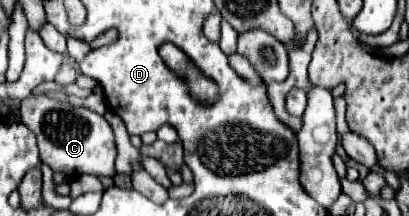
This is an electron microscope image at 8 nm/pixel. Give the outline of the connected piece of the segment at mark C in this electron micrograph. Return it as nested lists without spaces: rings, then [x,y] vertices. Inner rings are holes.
[[[30,96],[20,104],[22,124],[26,124],[38,138],[40,160],[48,164],[54,172],[62,172],[66,176],[78,174],[94,174],[94,176],[116,176],[114,158],[116,158],[116,144],[110,124],[104,116],[76,108],[70,102],[58,102],[54,98]]]

